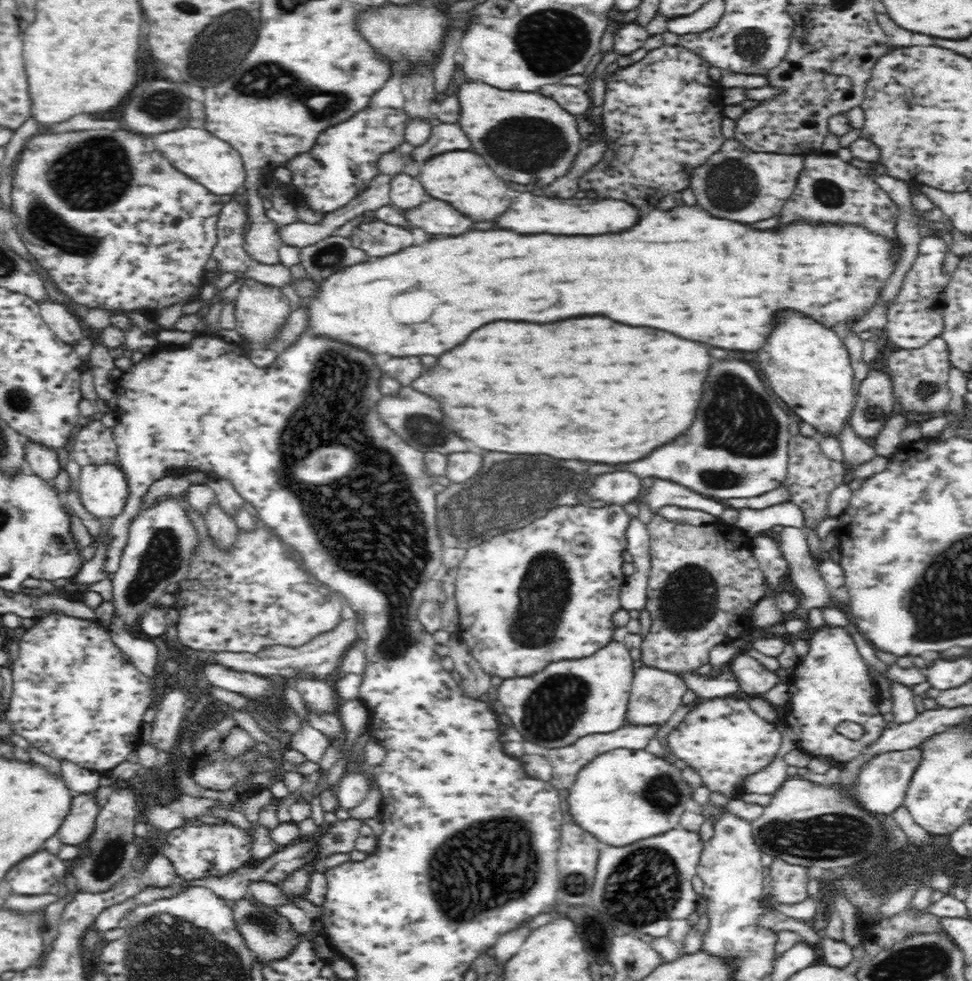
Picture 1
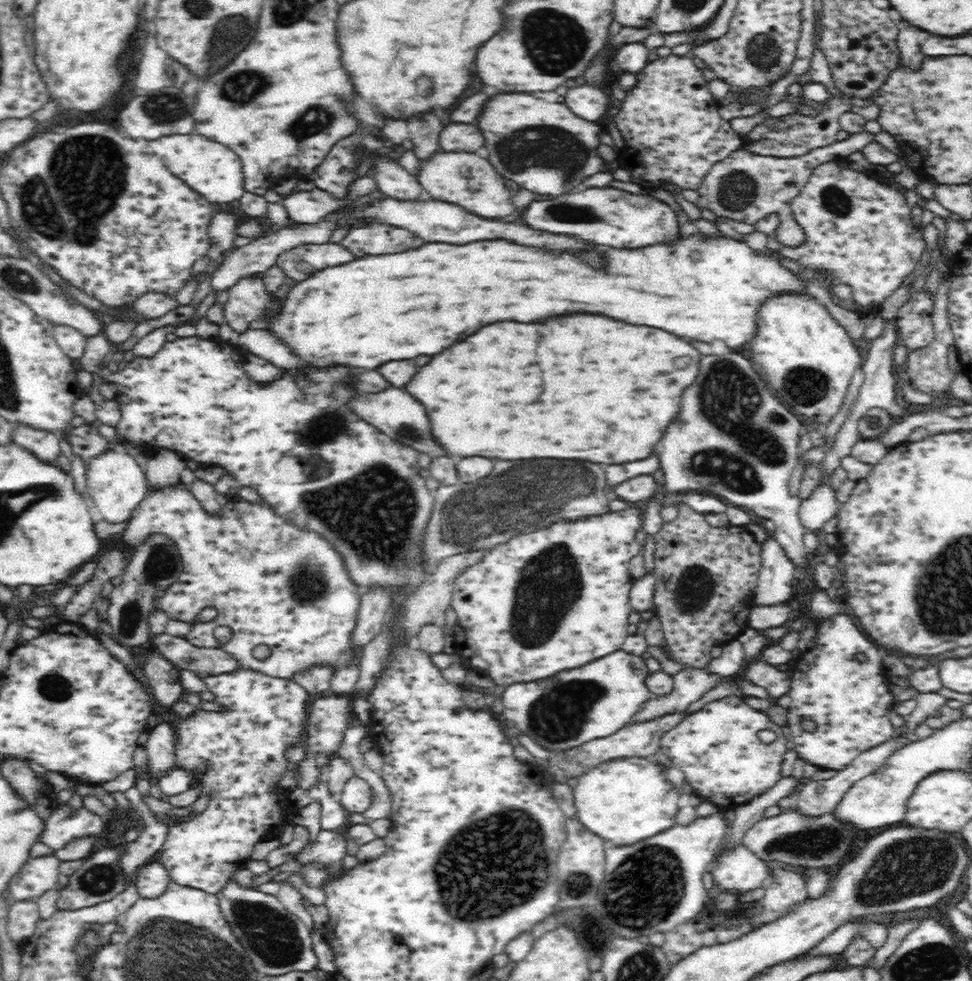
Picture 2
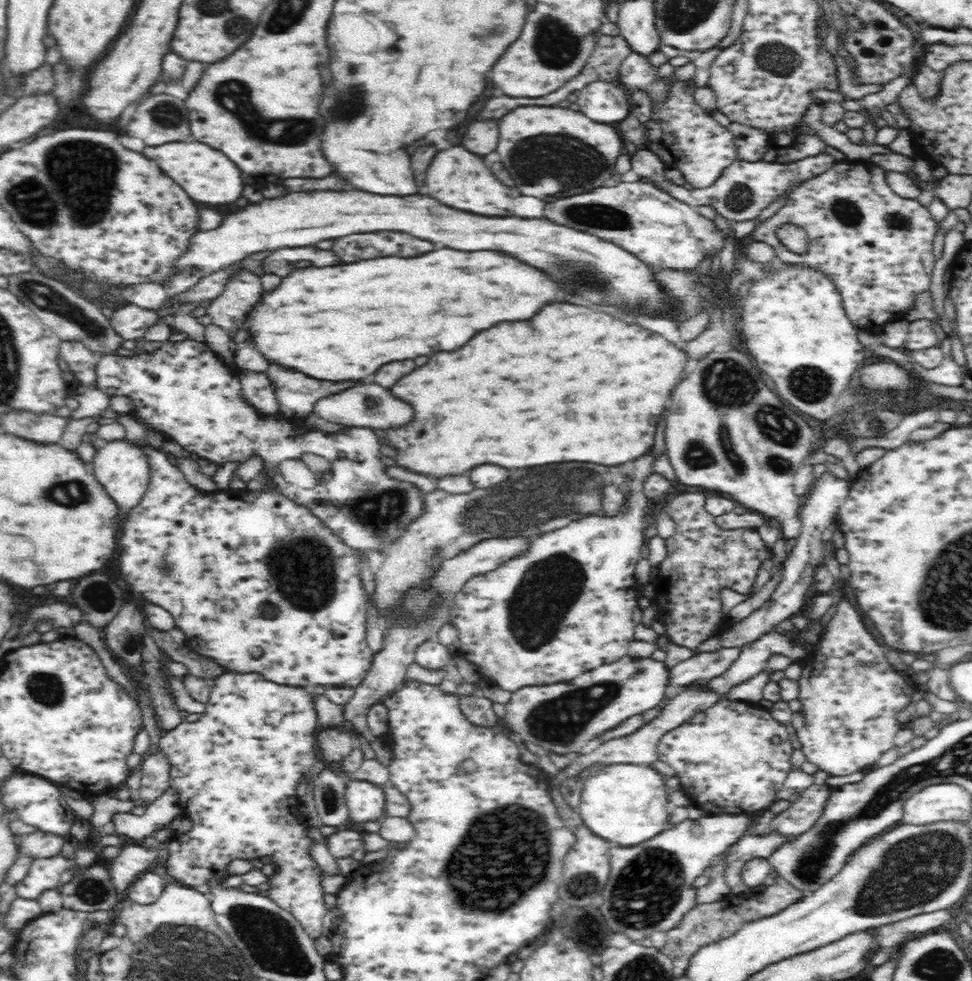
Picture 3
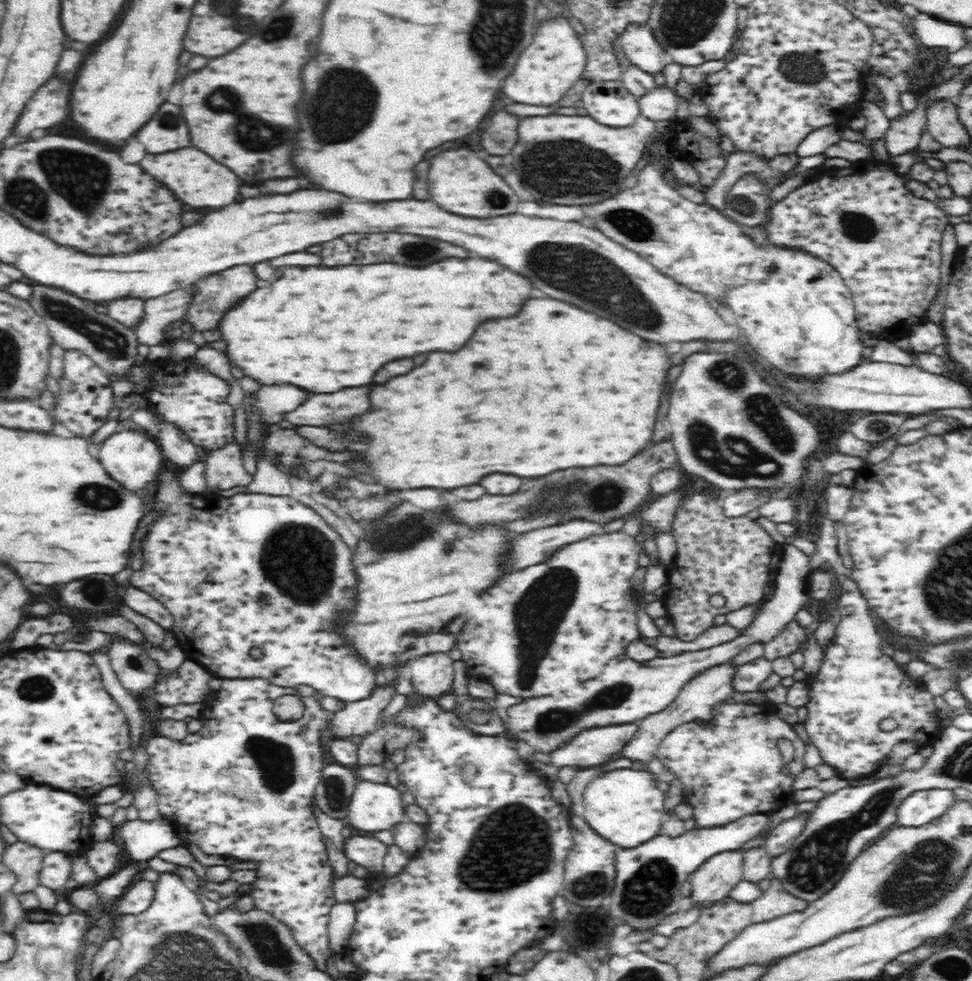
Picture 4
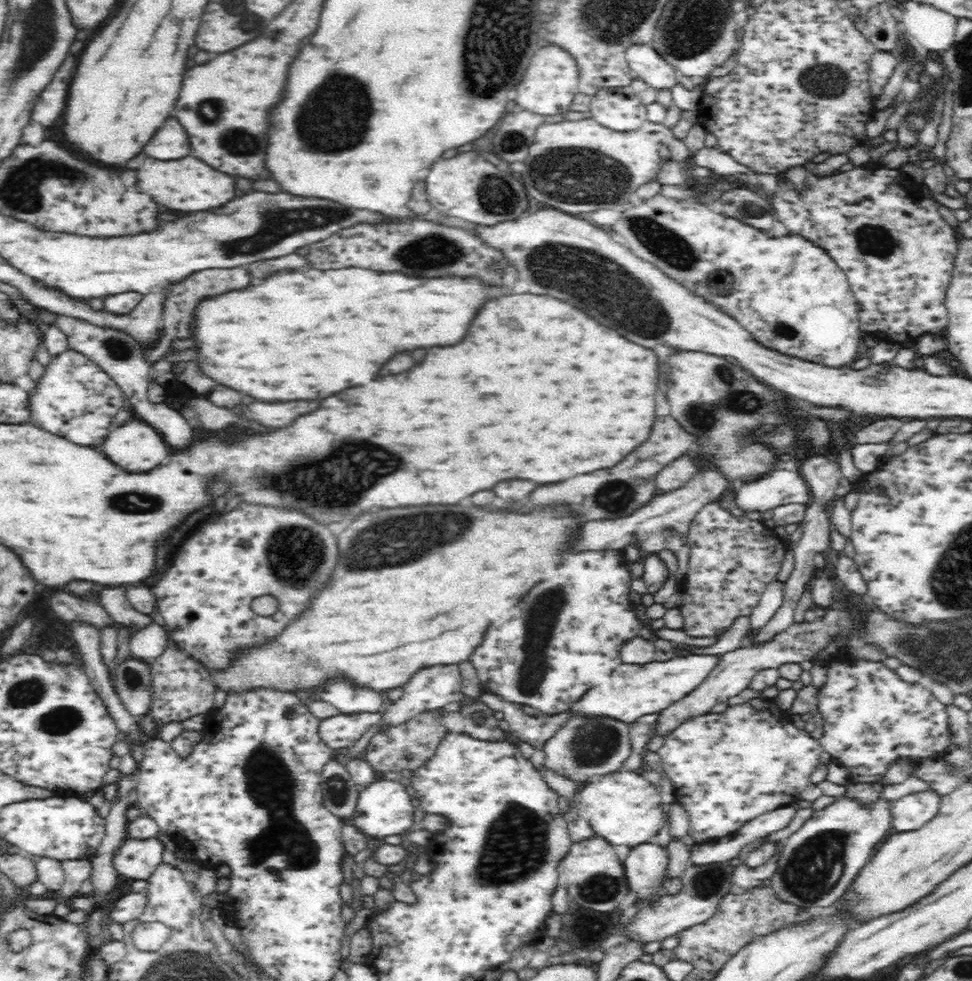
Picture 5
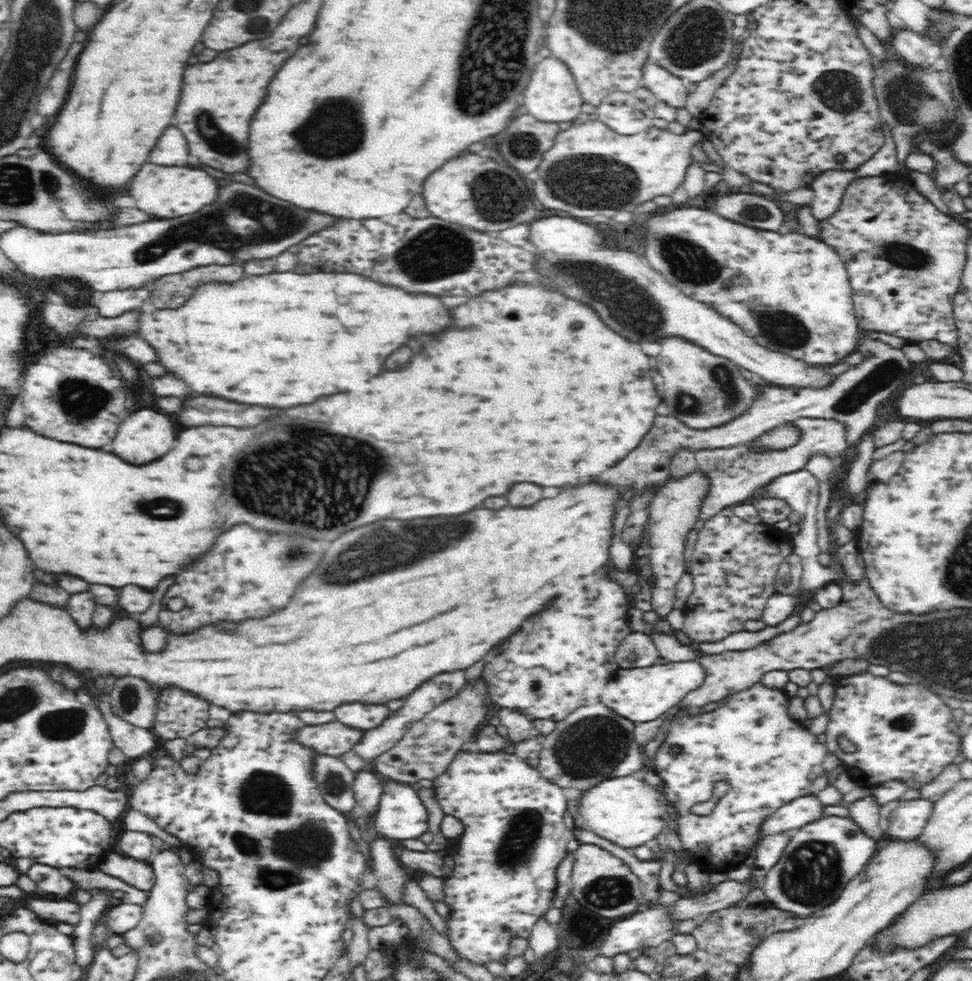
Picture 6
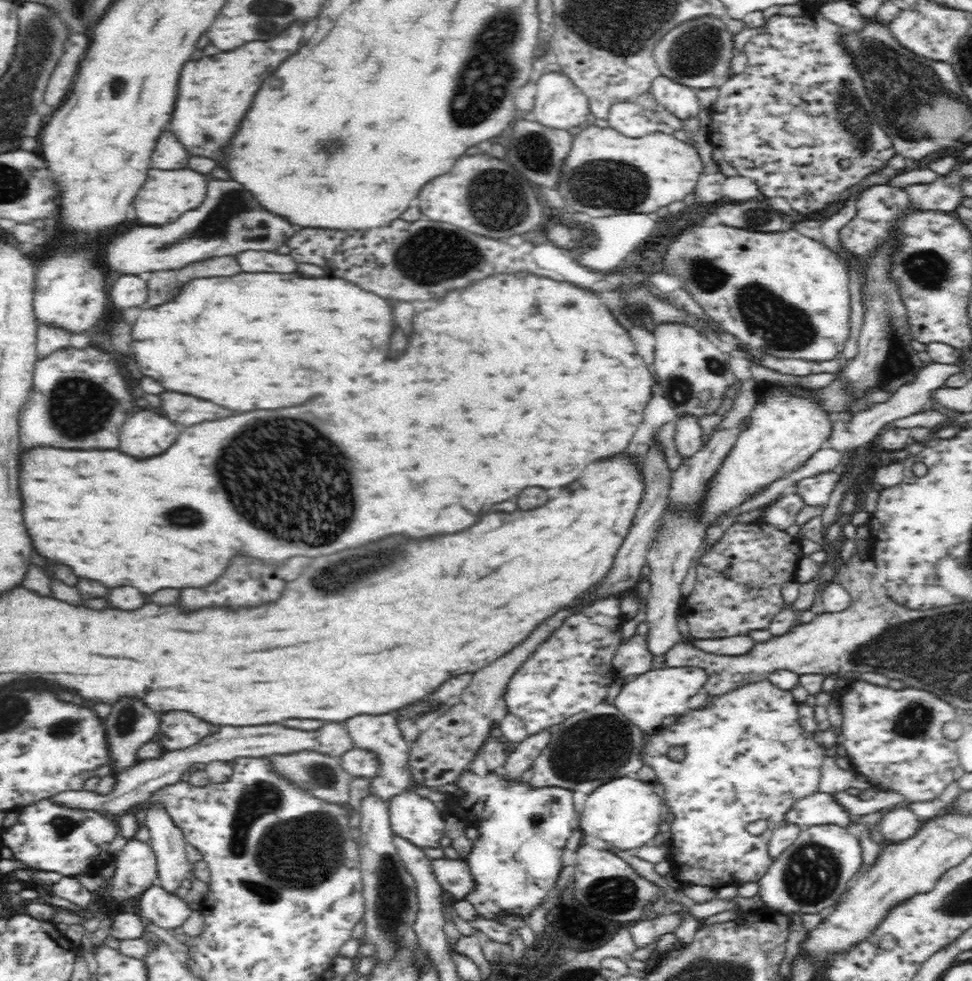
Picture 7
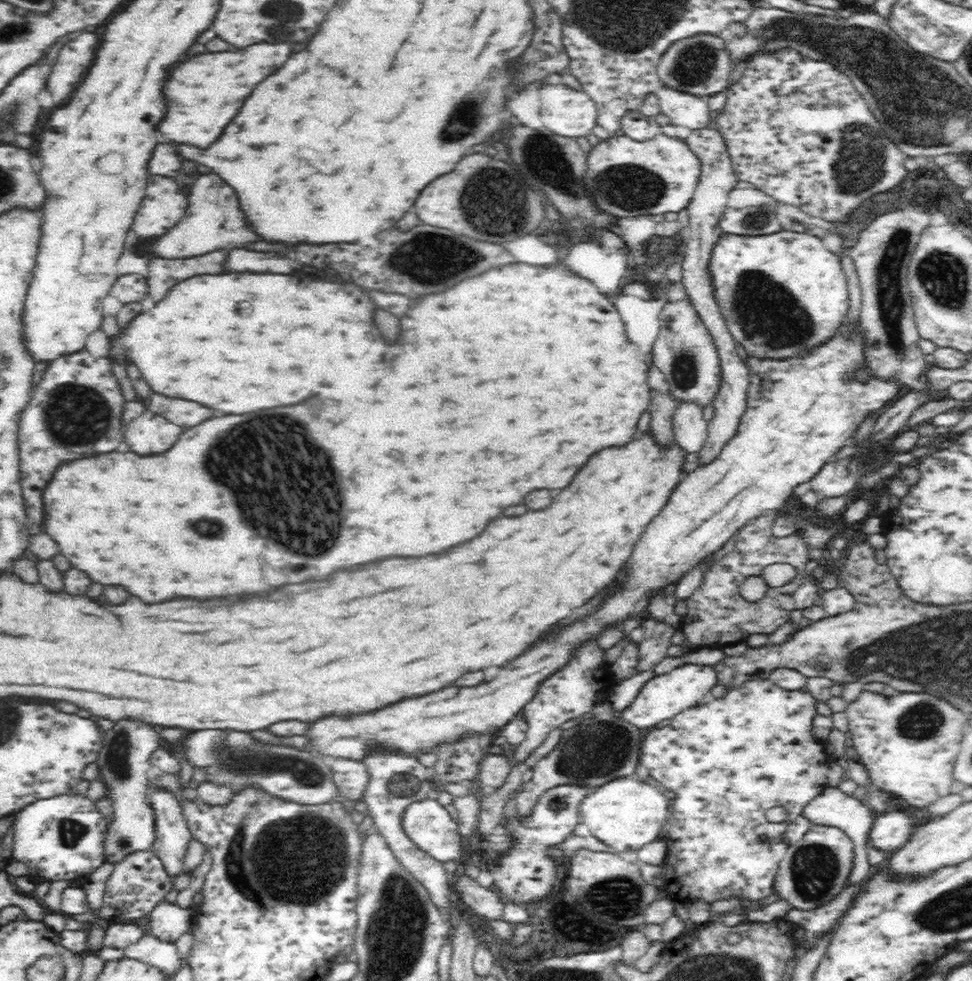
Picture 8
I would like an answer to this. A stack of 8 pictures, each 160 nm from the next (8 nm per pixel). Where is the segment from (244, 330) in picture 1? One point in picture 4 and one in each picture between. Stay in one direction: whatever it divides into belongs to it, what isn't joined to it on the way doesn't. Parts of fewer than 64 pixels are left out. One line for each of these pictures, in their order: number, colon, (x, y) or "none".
2: (247, 298)
3: (242, 289)
4: (211, 295)

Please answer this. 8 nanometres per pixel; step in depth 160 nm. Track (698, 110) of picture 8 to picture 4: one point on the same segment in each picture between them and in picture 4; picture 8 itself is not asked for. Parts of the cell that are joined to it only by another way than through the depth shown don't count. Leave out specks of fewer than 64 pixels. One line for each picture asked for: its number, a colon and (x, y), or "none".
4: (638, 44)
5: (646, 65)
6: (666, 87)
7: (681, 101)

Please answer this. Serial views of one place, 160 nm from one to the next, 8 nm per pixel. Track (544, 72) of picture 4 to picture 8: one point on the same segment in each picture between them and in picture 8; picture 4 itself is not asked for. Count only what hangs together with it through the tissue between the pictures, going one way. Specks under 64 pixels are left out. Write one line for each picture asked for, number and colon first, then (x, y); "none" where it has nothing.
5: (548, 88)
6: (551, 96)
7: (560, 105)
8: (569, 113)

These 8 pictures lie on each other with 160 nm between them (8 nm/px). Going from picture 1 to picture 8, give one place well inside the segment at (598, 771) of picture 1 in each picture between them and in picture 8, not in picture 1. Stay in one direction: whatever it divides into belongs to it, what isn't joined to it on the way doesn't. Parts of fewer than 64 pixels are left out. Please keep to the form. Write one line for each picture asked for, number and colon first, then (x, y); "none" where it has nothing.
2: (627, 800)
3: (624, 803)
4: (624, 806)
5: (624, 808)
6: (625, 811)
7: (620, 812)
8: (625, 814)

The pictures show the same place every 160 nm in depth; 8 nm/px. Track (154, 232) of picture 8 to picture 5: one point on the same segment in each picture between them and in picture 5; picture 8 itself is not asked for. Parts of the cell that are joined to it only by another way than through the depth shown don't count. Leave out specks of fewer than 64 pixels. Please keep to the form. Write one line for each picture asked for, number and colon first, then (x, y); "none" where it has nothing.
5: (188, 185)
6: (162, 192)
7: (166, 195)

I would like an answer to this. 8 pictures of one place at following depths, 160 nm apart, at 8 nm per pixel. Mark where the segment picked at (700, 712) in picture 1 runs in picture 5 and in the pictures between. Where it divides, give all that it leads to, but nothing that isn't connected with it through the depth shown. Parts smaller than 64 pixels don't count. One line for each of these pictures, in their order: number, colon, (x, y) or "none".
2: (717, 747)
3: (727, 763)
4: (731, 767)
5: (729, 768)

